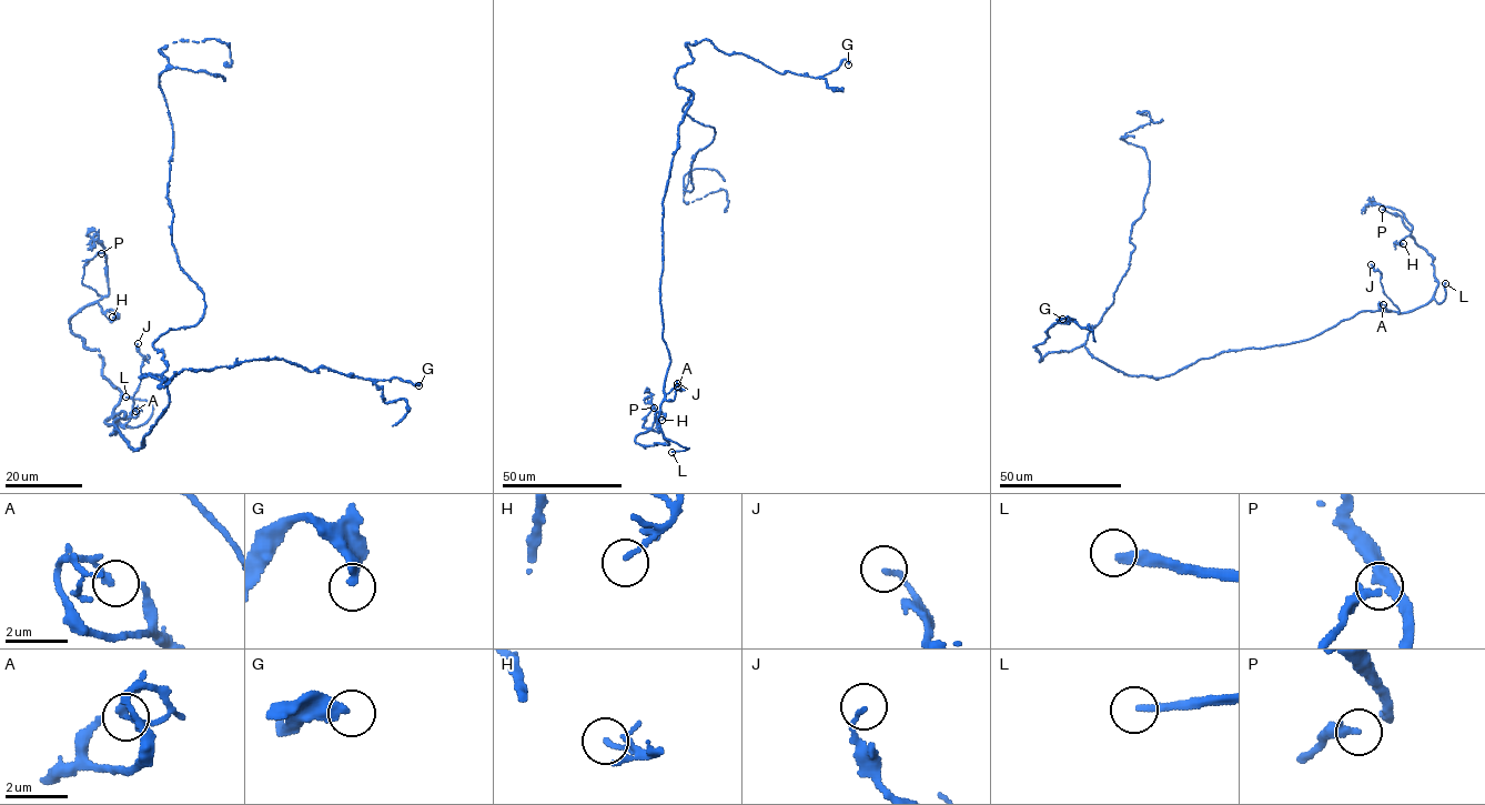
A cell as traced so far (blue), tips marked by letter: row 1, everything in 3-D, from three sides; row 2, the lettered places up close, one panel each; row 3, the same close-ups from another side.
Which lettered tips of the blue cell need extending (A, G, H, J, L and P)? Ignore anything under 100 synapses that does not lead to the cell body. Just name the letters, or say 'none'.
L

